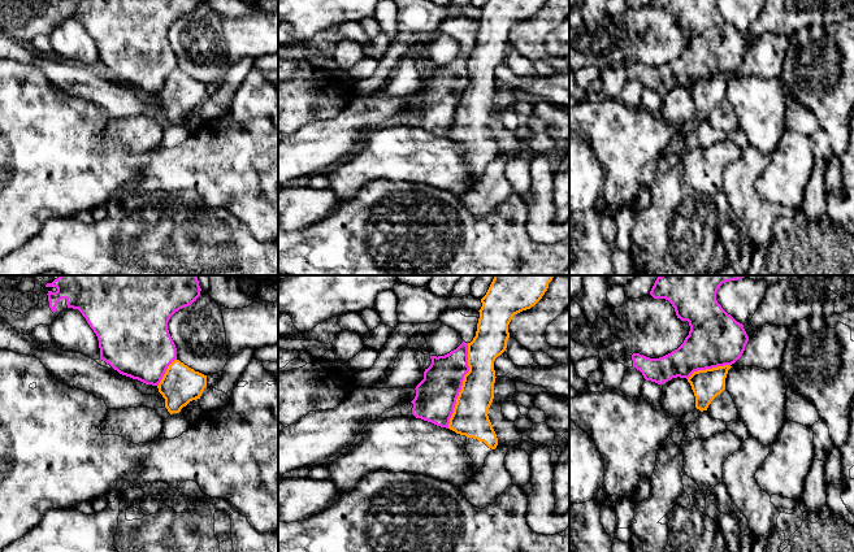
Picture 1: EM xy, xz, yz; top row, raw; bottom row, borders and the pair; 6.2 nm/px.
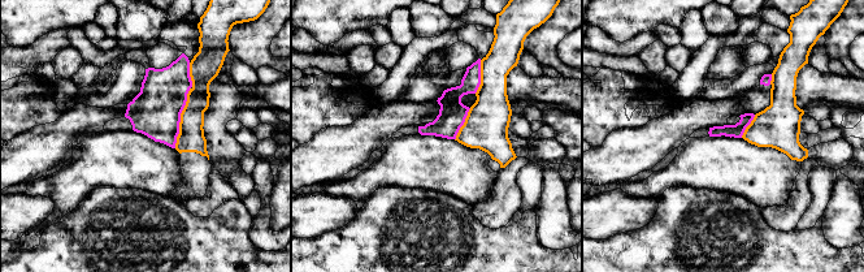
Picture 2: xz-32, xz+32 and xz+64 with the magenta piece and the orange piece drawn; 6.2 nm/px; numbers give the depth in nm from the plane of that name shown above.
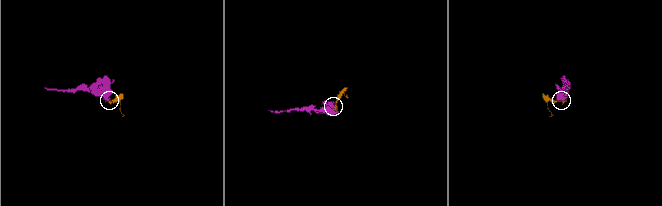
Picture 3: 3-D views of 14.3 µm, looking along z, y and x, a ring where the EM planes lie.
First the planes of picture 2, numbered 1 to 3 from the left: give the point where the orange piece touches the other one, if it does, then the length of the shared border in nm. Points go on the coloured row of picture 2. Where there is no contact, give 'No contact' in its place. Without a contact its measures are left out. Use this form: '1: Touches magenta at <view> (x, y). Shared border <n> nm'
1: Touches magenta at xz-32 (185, 104). Shared border 550 nm
2: Touches magenta at xz+32 (480, 77). Shared border 220 nm
3: Touches magenta at xz+64 (747, 125). Shared border 170 nm

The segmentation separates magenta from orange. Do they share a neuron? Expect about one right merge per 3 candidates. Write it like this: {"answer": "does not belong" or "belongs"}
{"answer": "does not belong"}

